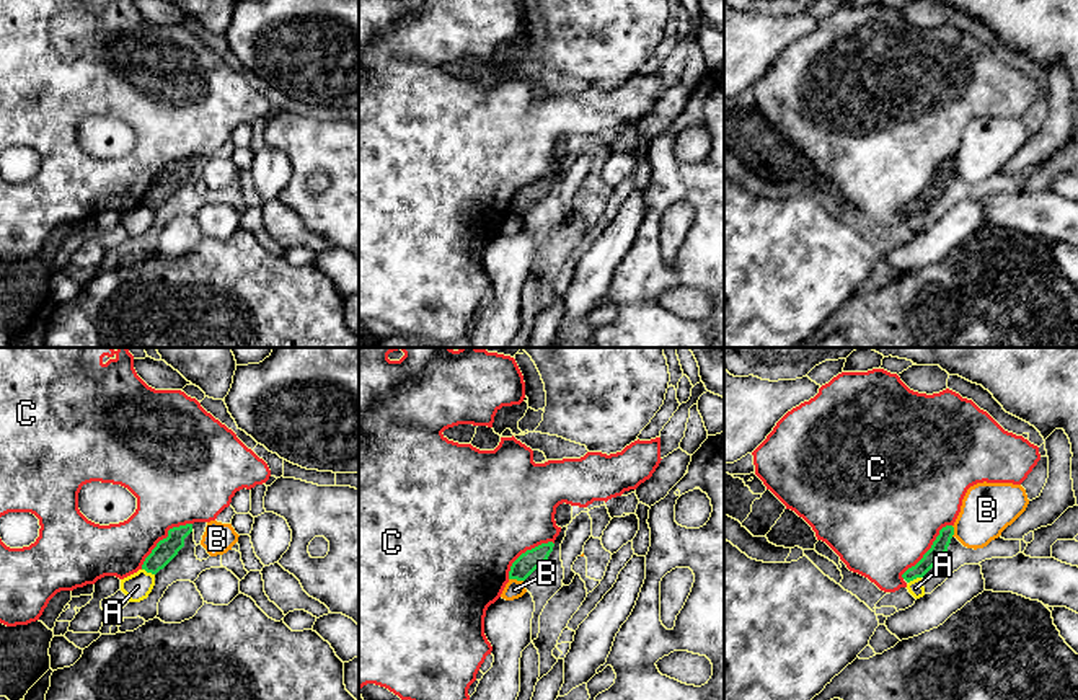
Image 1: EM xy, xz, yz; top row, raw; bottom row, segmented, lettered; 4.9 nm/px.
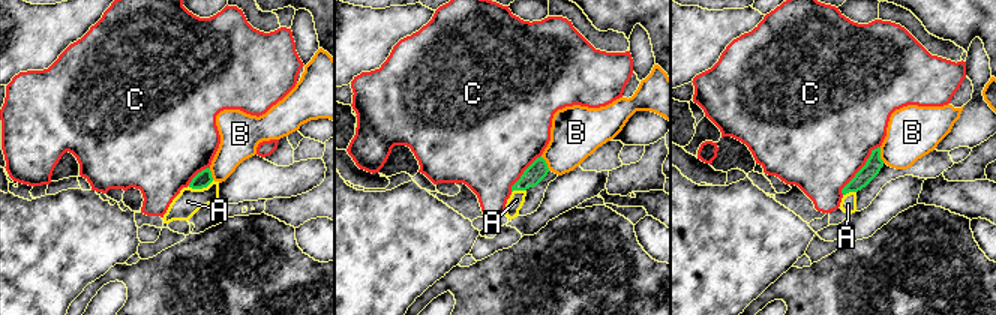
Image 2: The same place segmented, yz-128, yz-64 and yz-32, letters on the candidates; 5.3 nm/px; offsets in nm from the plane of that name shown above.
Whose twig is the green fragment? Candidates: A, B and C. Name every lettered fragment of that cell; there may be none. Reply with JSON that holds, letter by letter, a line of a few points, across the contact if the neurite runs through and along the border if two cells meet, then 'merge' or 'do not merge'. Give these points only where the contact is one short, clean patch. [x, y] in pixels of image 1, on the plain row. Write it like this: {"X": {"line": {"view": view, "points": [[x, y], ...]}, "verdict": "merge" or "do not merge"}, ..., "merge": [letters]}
{"A": {"line": {"view": "xy", "points": [[142, 203], [154, 209]]}, "verdict": "do not merge"}, "B": {"line": {"view": "xz", "points": [[530, 194], [516, 212], [514, 224]]}, "verdict": "merge"}, "C": {"line": {"view": "xy", "points": [[191, 157], [173, 160], [141, 203]]}, "verdict": "do not merge"}, "merge": ["B"]}

